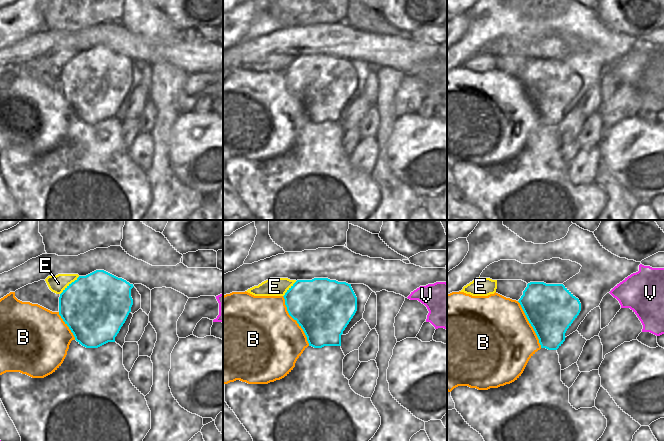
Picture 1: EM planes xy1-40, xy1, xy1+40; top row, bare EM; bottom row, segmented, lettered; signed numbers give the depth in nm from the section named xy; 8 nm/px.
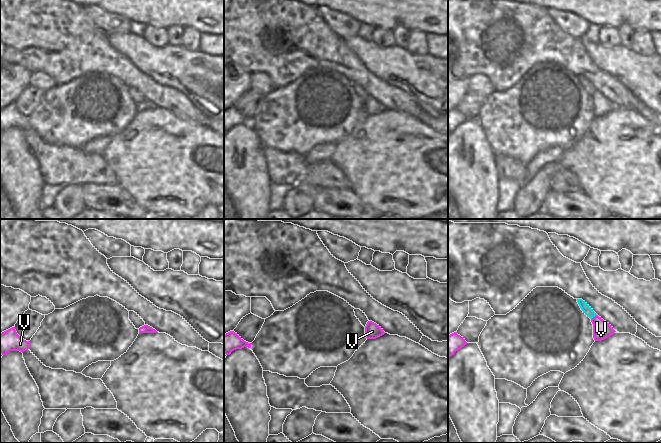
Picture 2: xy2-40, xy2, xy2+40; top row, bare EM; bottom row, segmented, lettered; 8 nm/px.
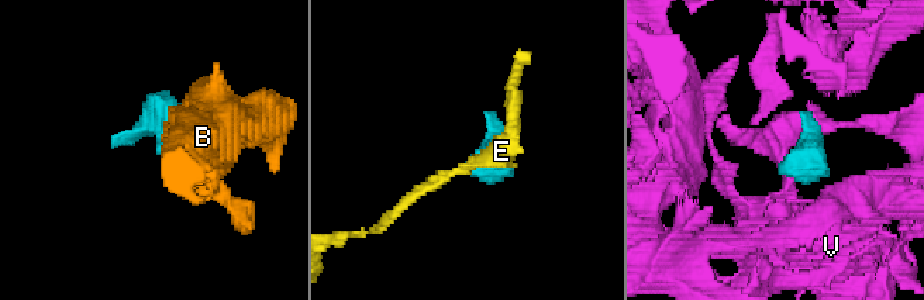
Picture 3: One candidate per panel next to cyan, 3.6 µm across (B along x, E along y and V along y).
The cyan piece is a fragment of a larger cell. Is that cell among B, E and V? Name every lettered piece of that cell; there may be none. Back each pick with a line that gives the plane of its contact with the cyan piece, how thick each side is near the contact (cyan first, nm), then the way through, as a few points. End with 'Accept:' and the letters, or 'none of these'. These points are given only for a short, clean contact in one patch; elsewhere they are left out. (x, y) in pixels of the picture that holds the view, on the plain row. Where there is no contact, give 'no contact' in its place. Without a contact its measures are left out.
Accept: none of these

